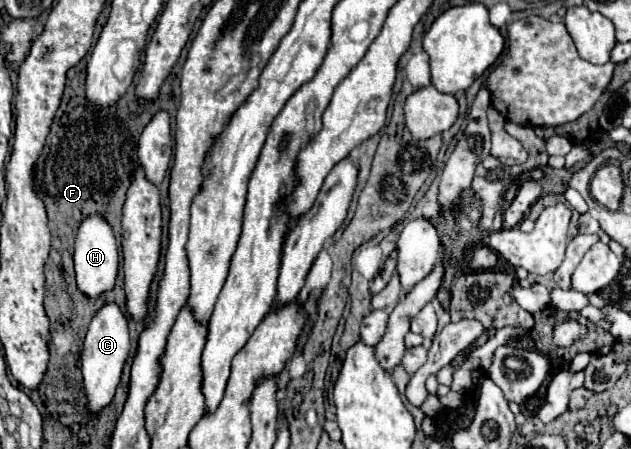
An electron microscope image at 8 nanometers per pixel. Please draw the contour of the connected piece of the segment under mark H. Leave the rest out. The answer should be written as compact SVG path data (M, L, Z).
M90 214L84 218L84 222L78 228L76 234L76 244L74 244L74 268L76 268L76 282L78 288L88 296L88 298L98 298L102 292L112 290L118 274L118 248L116 248L116 238L108 222L100 218L100 214Z

